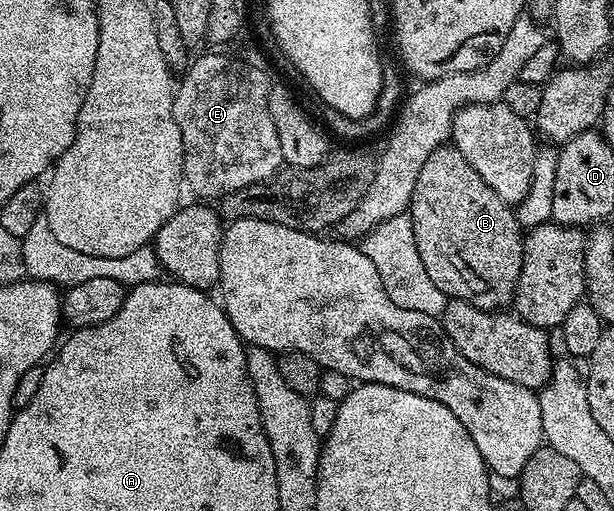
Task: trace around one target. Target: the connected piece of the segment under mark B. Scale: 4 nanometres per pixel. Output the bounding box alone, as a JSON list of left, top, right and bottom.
[407,144,523,312]

